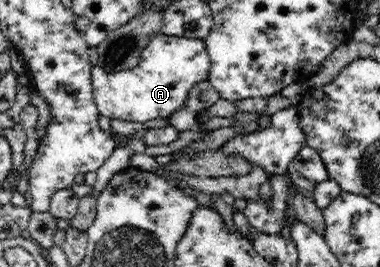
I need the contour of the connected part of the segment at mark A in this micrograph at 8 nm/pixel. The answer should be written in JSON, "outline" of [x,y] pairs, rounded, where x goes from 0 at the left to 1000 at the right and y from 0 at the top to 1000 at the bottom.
{"outline":[[[421,124],[405,135],[392,165],[384,165],[363,240],[350,255],[318,270],[276,270],[261,243],[245,251],[247,375],[263,427],[289,446],[305,442],[308,449],[334,449],[334,457],[392,457],[408,442],[445,442],[455,419],[487,397],[495,345],[513,315],[547,300],[553,247],[555,228],[542,191],[537,146],[439,135]]]}

